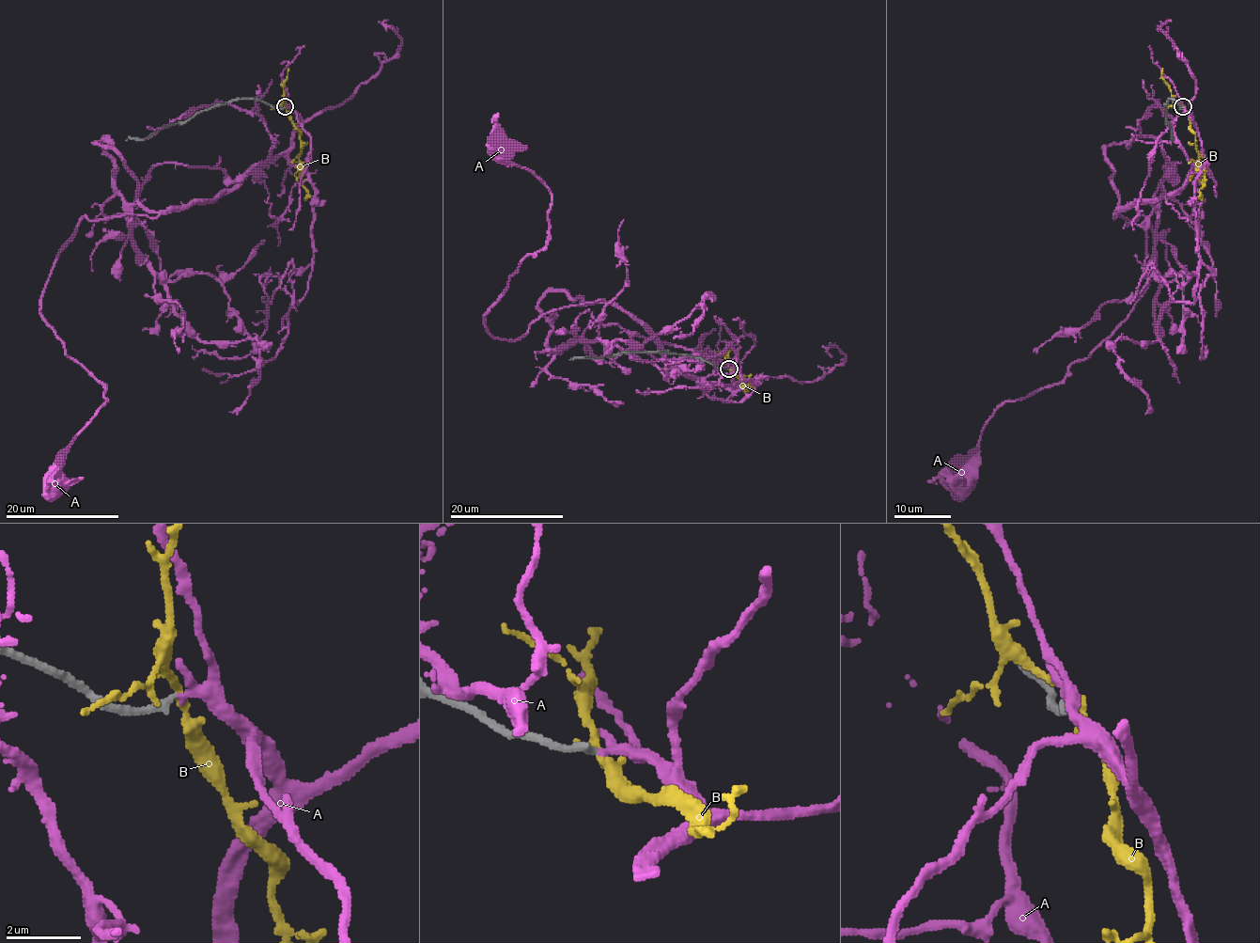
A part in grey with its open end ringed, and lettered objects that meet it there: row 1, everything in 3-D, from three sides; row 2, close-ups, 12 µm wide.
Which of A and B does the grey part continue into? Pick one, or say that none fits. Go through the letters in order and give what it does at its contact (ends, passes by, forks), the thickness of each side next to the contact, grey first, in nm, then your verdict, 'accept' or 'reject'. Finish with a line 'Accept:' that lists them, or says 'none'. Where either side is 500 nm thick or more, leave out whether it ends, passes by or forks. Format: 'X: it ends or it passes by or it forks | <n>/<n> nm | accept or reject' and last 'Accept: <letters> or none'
A: it forks | 240/190 nm | accept
B: it passes by | 240/200 nm | reject
Accept: A

